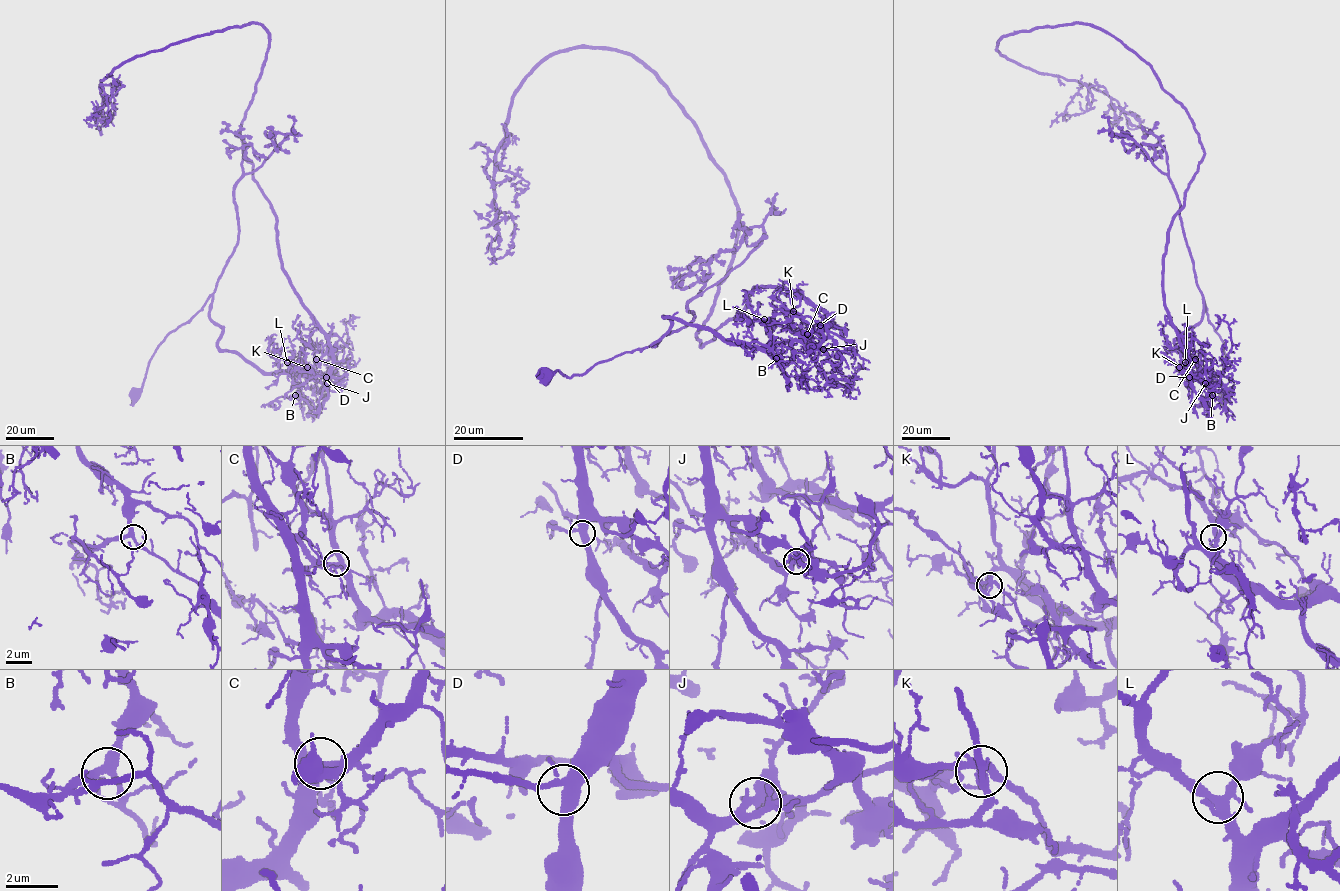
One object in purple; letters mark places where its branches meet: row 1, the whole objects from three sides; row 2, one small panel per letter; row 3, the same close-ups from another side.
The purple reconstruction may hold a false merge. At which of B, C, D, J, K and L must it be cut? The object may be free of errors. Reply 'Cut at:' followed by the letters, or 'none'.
Cut at: K

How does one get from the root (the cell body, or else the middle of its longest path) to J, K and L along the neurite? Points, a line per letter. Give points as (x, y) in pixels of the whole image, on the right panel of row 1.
J: (1223, 394), (1223, 342), (1202, 295), (1203, 317), (1185, 332), (1184, 350), (1204, 372), (1185, 366), (1205, 383)
K: (1223, 394), (1223, 342), (1209, 322), (1202, 295), (1203, 317), (1185, 332), (1184, 350), (1204, 372), (1179, 366)
L: (1223, 394), (1223, 342), (1202, 295), (1203, 317), (1185, 332), (1184, 350), (1204, 372), (1185, 362)

